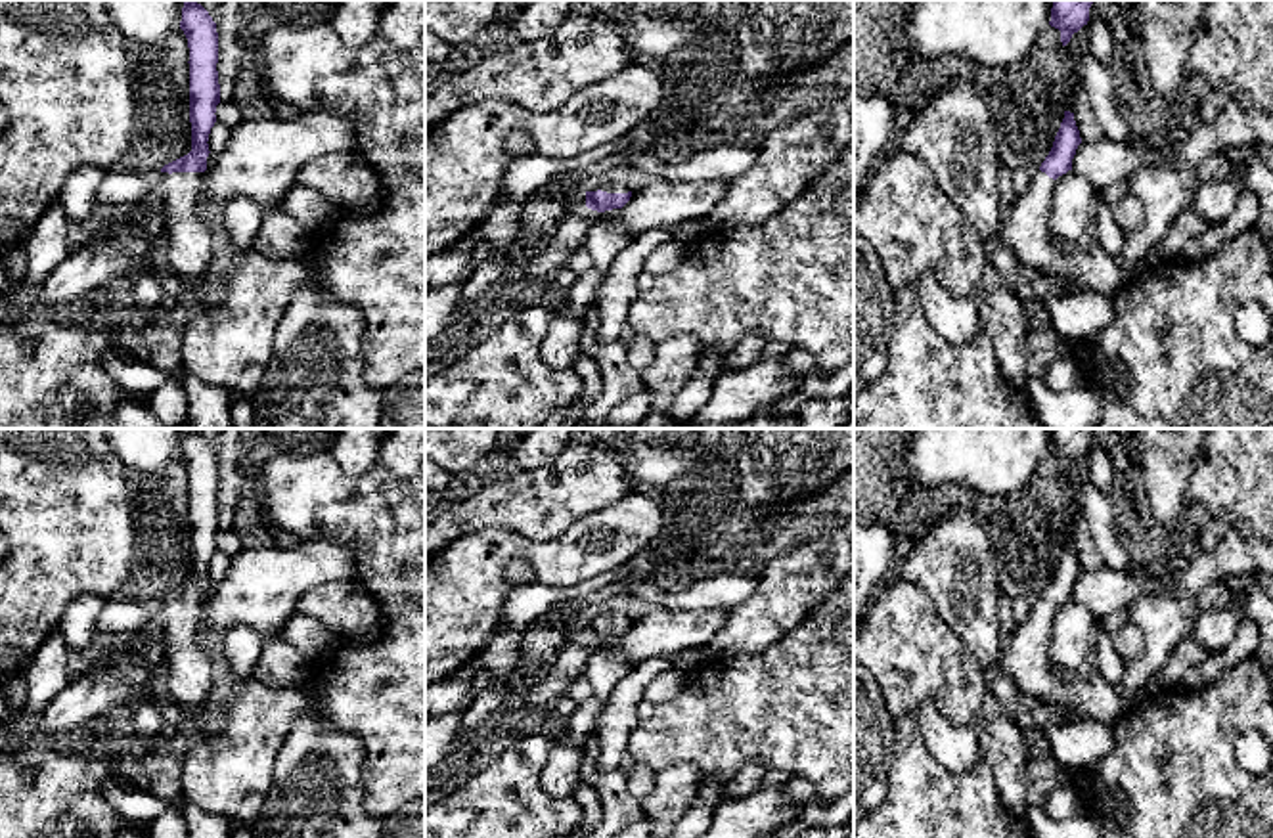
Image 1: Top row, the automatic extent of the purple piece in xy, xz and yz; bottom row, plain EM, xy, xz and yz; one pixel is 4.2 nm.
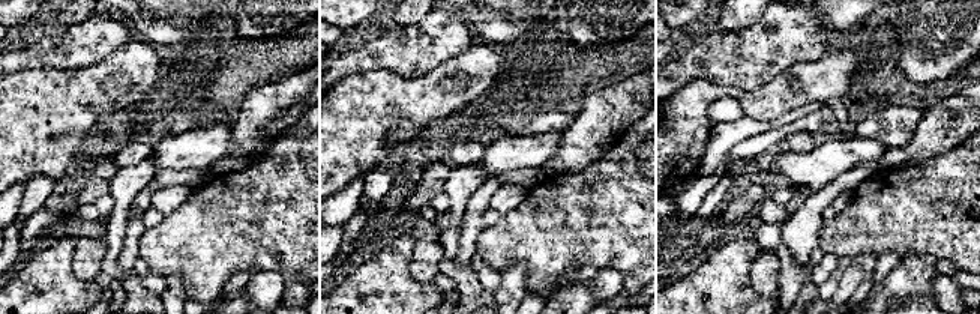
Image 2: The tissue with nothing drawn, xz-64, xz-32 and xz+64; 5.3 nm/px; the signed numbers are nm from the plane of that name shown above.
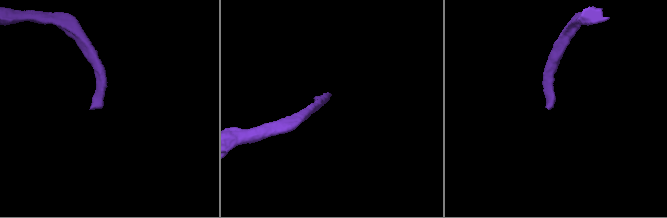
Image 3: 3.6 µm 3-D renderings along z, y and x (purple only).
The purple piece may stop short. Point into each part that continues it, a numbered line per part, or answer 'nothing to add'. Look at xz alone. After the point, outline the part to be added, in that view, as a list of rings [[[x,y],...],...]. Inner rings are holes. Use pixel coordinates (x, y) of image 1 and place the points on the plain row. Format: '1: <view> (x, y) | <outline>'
1: xz (600, 613) | [[[605,606],[595,608],[588,614],[588,620],[597,620],[597,618],[607,620],[607,622],[628,622],[628,620],[632,620],[624,612],[607,610]]]

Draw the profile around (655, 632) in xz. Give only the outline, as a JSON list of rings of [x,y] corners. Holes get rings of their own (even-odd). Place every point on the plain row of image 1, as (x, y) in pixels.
[[[643,606],[622,637],[605,641],[584,639],[592,649],[622,656],[632,668],[659,656],[706,647],[727,620],[722,608],[664,608]]]

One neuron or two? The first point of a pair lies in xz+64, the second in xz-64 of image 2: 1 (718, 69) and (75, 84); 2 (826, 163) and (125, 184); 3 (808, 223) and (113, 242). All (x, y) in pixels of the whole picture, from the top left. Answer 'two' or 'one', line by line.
1: two
2: two
3: two

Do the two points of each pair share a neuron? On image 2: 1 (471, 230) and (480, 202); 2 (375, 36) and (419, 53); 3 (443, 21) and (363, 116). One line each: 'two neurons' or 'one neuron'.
1: one neuron
2: one neuron
3: two neurons

